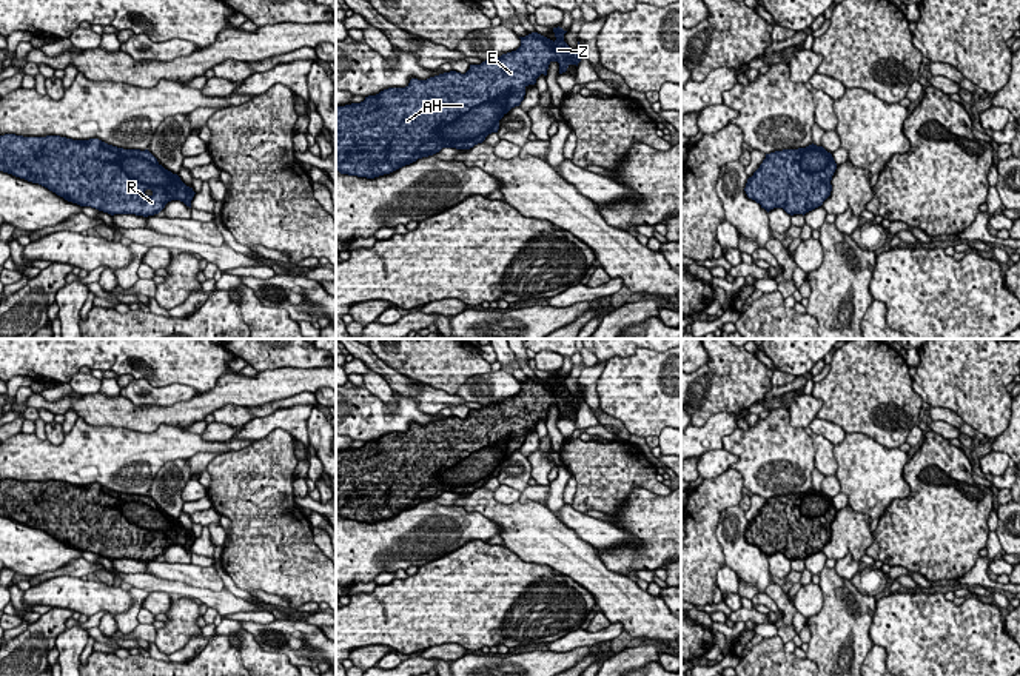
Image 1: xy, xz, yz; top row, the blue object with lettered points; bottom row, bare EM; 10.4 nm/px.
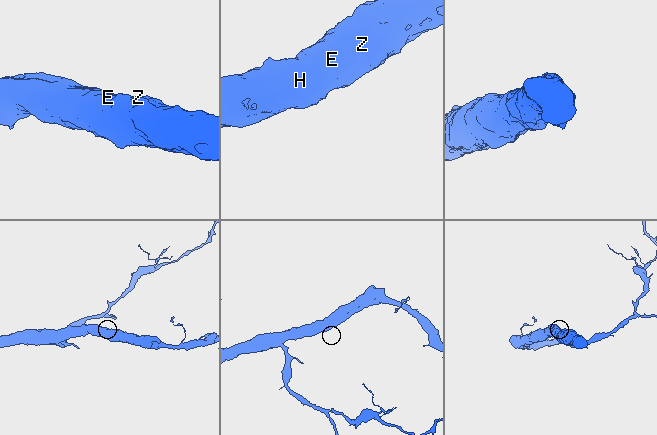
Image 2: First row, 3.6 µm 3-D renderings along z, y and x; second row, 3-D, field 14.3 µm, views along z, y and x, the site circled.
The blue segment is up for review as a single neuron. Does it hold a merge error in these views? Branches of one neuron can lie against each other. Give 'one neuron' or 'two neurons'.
one neuron

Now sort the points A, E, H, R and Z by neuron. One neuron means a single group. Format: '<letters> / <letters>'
A E H R Z

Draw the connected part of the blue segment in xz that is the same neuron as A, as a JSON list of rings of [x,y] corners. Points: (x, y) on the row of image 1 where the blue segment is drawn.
[[[558,26],[553,32],[555,42],[538,32],[519,37],[516,51],[470,65],[465,74],[411,79],[405,88],[336,106],[336,171],[374,179],[442,148],[482,143],[552,62],[559,63],[559,74],[581,62],[564,42],[567,31]]]

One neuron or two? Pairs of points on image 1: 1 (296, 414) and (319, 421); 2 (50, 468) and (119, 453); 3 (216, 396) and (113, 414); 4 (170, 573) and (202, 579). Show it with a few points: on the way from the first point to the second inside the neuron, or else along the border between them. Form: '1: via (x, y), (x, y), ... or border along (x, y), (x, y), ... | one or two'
1: border along (316, 405), (307, 422), (308, 444) | two
2: via (67, 462), (85, 456), (102, 456) | one
3: via (190, 411), (181, 414), (139, 414) | one
4: via (177, 573), (194, 576) | one

